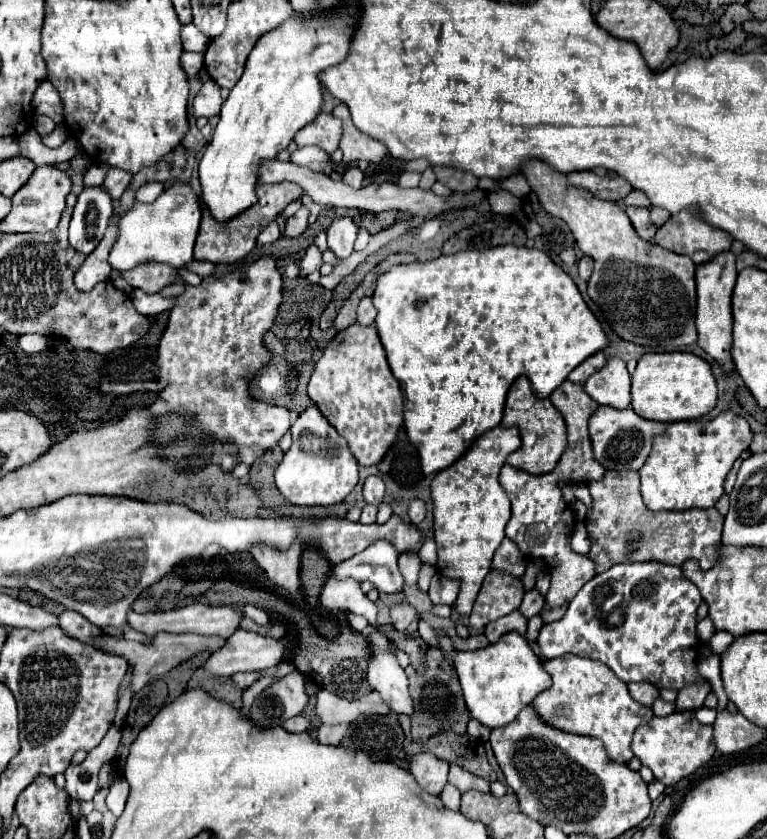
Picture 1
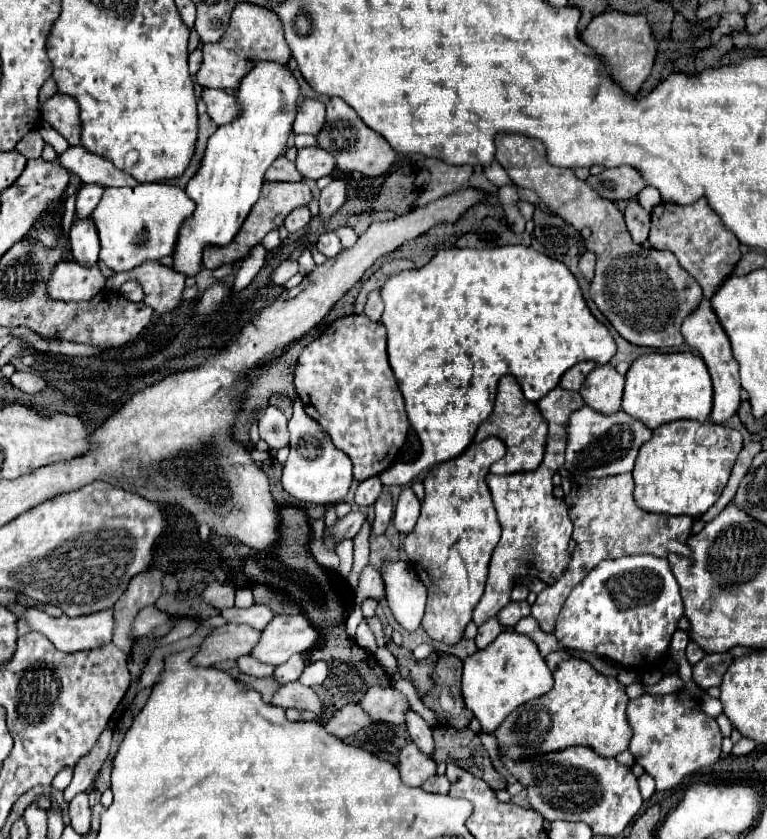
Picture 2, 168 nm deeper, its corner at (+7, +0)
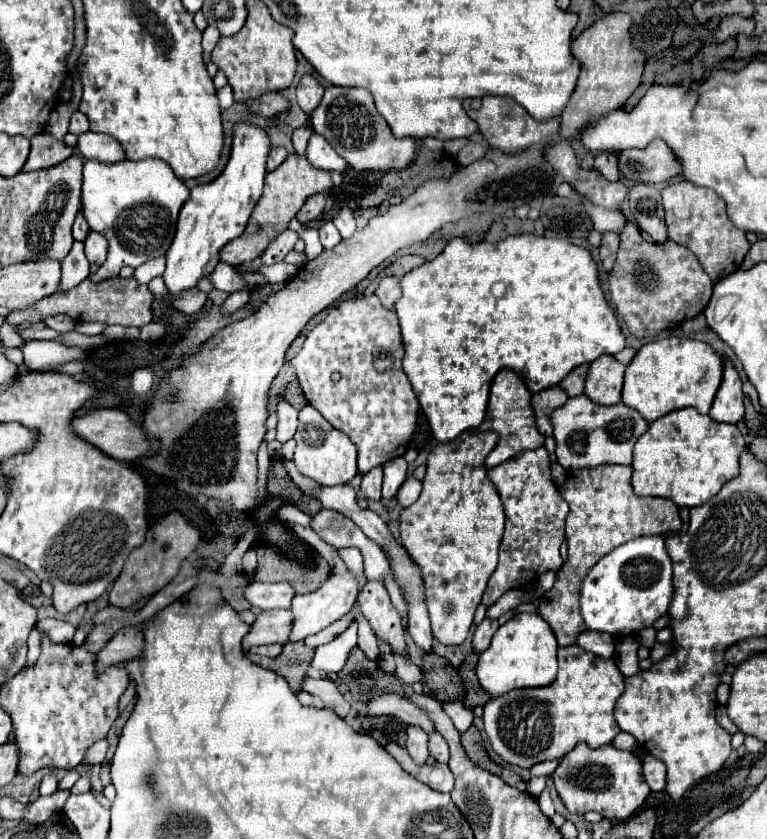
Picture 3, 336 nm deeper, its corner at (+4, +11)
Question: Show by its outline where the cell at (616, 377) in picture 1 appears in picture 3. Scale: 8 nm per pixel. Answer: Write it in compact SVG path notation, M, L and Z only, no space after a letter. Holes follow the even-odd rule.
M602 356L590 364L584 394L596 404L618 404L624 382L624 364L614 356Z

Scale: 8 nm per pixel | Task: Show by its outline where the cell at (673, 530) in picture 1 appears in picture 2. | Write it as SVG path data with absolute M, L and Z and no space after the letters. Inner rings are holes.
M631 473L623 475L611 475L603 479L591 479L591 477L575 477L571 481L571 493L565 495L565 505L569 509L569 519L573 521L573 539L577 543L571 563L565 569L565 573L547 587L543 593L537 595L535 605L531 607L531 615L537 619L539 627L545 633L555 631L555 621L559 617L559 611L571 593L571 589L581 583L581 579L597 567L603 559L617 559L625 555L639 555L639 553L651 553L657 557L667 557L669 553L687 555L687 537L693 525L691 517L675 517L665 513L647 513L639 509L633 501L633 477Z

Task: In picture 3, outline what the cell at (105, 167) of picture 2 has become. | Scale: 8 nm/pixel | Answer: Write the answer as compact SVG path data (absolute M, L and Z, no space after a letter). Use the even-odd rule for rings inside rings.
M84 132L82 136L78 136L76 148L86 160L96 160L96 162L104 162L104 164L114 164L114 162L126 160L126 154L124 154L120 142L108 134Z

